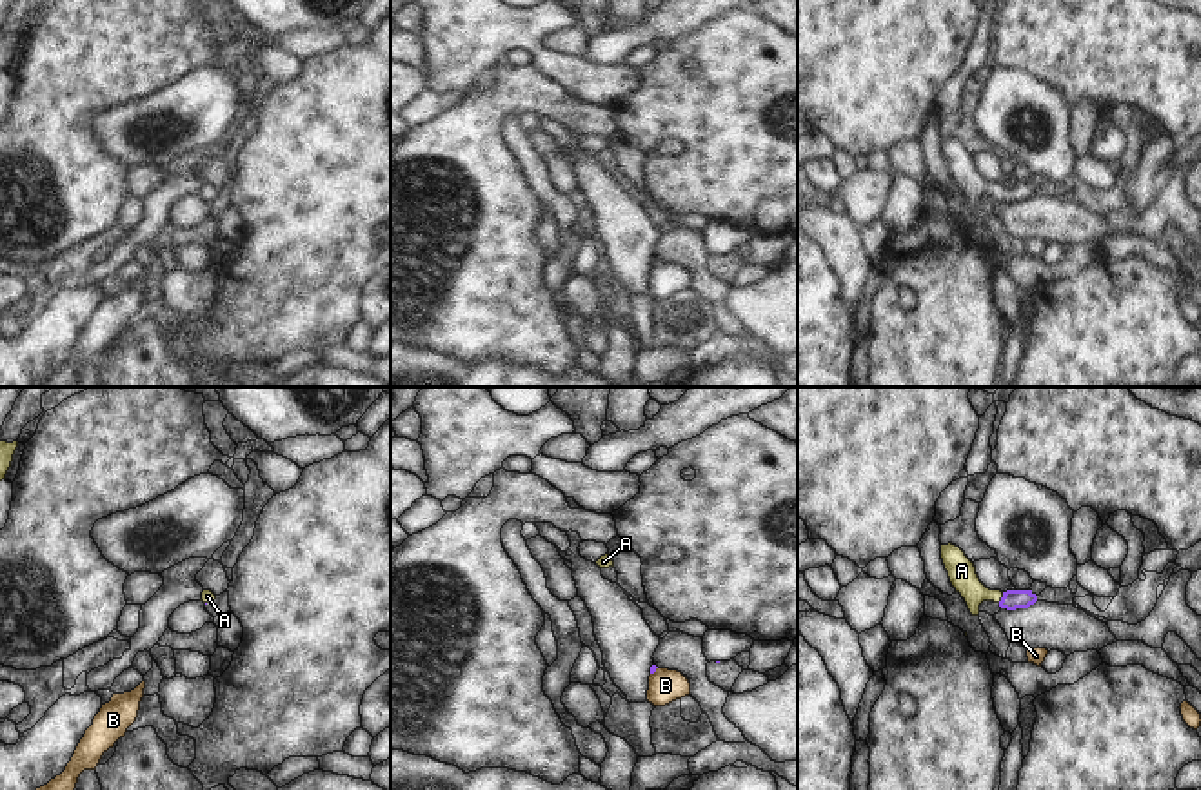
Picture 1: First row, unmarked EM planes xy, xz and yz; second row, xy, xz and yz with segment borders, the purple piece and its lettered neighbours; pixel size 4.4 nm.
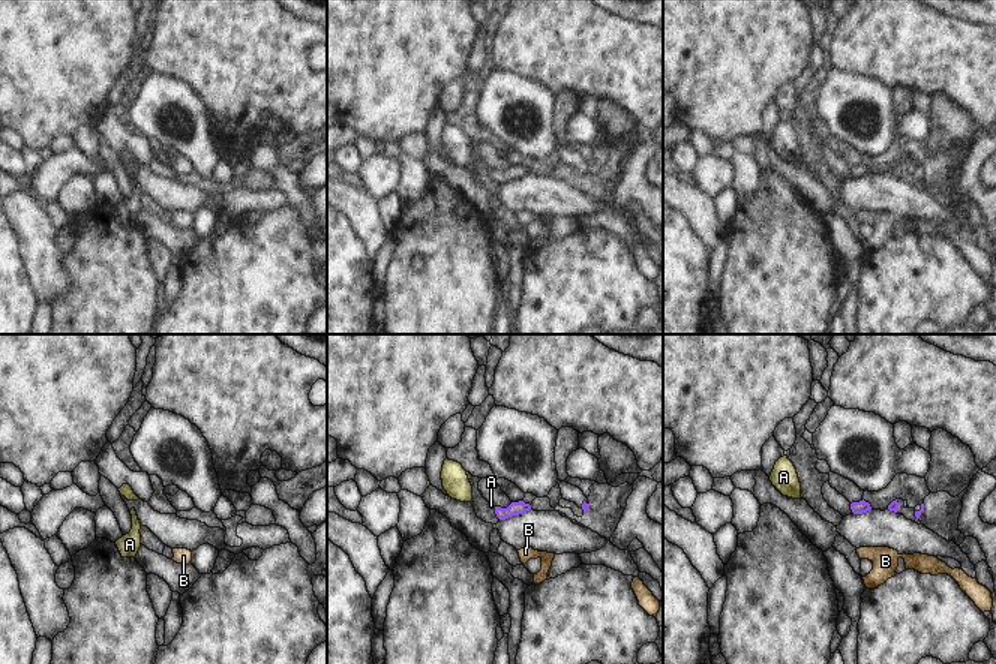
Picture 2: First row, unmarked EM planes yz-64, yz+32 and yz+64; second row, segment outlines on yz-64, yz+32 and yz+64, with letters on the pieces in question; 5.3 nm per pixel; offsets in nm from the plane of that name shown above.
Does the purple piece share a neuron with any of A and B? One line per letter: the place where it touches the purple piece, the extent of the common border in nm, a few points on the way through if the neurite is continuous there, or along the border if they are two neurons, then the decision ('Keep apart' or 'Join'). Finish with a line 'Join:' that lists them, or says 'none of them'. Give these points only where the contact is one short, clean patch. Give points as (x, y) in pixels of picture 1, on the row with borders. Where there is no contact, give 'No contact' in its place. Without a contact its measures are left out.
A: Touches purple at yz (1002, 598). Shared border 50 nm. Path across: yz (1011, 600), (1002, 598), (983, 594), (962, 571). Join
B: Touches purple at xz (655, 671). Shared border 50 nm. Boundary: xz (656, 667), (651, 674). Keep apart
Join: A

